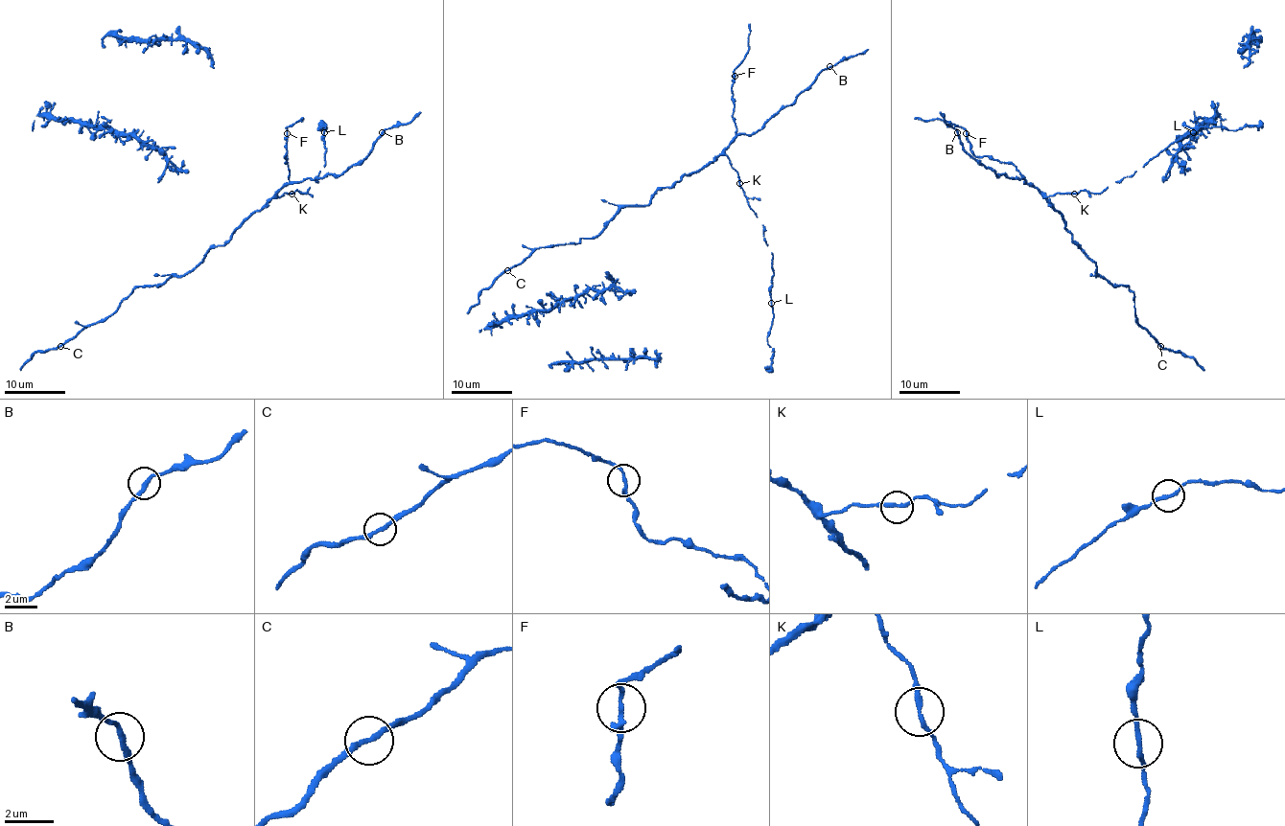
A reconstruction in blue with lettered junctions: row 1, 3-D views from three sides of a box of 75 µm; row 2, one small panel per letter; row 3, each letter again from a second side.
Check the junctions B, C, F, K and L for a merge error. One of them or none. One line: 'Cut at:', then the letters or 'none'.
Cut at: none

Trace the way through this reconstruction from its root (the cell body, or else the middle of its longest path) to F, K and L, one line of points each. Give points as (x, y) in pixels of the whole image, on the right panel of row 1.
F: (1129, 286), (1111, 286), (1096, 276), (1096, 265), (1072, 240), (1054, 206), (1012, 164), (977, 156), (966, 133)
K: (1129, 286), (1111, 286), (1096, 276), (1096, 265), (1072, 240), (1063, 217), (1046, 198), (1057, 194), (1073, 194)
L: (1129, 286), (1111, 286), (1096, 276), (1096, 265), (1046, 198), (1081, 191), (1100, 194), (1193, 132)

